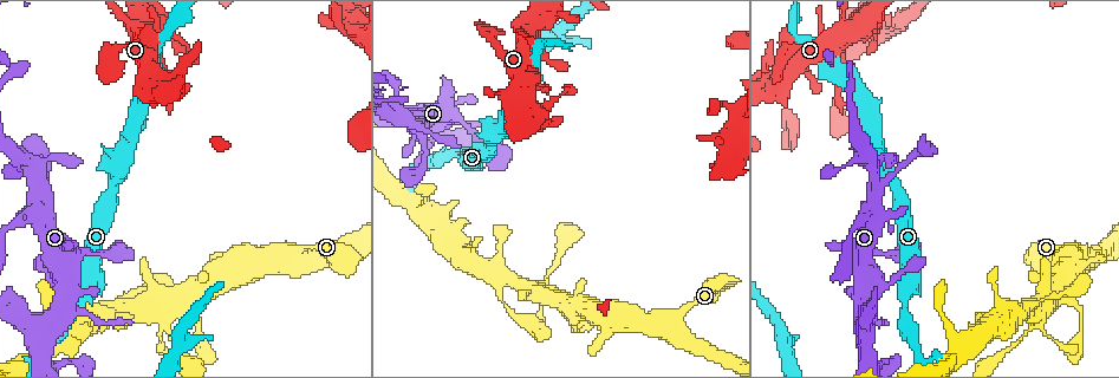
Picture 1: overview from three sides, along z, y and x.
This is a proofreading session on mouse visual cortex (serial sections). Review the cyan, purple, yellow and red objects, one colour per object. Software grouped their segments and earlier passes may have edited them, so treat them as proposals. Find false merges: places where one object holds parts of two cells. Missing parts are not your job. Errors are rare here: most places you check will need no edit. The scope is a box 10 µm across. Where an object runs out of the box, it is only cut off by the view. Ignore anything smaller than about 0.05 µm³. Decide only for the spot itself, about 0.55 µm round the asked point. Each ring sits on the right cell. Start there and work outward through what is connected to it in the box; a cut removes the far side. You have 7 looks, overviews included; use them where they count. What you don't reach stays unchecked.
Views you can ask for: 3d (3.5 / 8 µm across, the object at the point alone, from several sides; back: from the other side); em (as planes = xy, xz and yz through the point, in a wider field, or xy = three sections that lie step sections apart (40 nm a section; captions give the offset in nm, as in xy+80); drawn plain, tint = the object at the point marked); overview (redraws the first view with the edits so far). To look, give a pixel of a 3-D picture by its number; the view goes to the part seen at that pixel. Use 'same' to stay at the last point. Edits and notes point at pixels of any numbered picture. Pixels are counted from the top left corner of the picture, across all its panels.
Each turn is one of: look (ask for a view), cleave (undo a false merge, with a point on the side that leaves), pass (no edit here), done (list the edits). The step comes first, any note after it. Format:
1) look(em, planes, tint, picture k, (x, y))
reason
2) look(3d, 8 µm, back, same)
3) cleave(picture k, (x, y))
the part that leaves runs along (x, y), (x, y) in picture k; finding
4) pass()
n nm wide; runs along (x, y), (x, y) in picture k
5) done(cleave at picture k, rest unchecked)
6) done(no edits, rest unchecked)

look(3d, 3.5 µm, picture 1, (529, 110))
abrupt turn

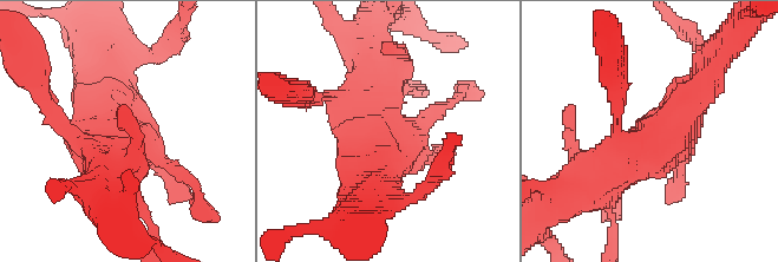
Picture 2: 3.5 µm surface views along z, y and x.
look(em, planes, tint, picture 2, (388, 132))

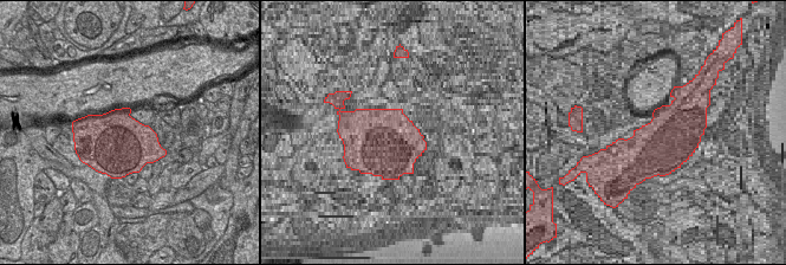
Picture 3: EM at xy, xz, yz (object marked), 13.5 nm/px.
pass()
850 nm wide; runs along (554, 192), (651, 150), (684, 106) in picture 2; continuous, no second cell

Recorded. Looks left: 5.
look(3d, 8 µm, picture 1, (36, 184))
thin arm on a thick one

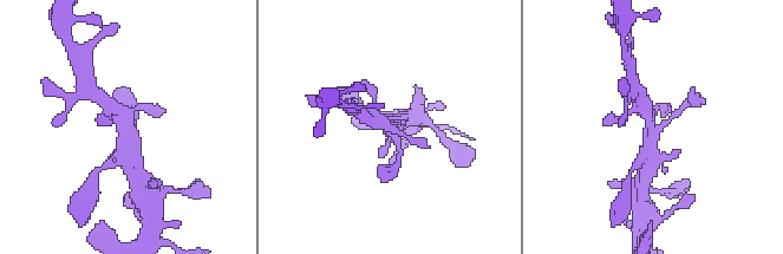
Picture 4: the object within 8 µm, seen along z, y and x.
look(3d, 3.5 µm, same)

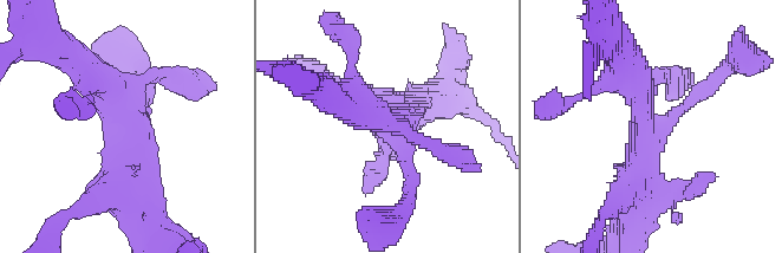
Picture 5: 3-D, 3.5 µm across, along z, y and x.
look(em, xy, step 3, tint, picture 5, (646, 130))
4 arms; arms of 200, 200, 450, 600 nm; now the EM

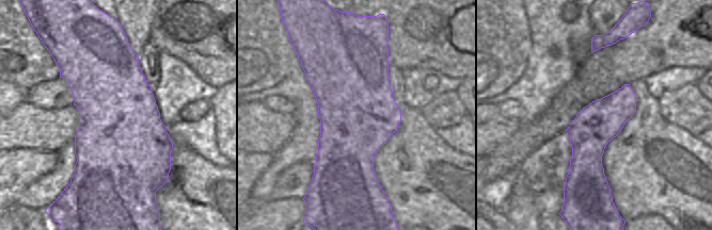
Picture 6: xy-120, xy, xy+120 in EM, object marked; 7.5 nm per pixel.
pass()
runs along (135, 208), (124, 110), (88, 70) in picture 5; continuous, no second cell

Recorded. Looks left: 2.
look(3d, 3.5 µm, picture 1, (51, 285))
sudden change in width

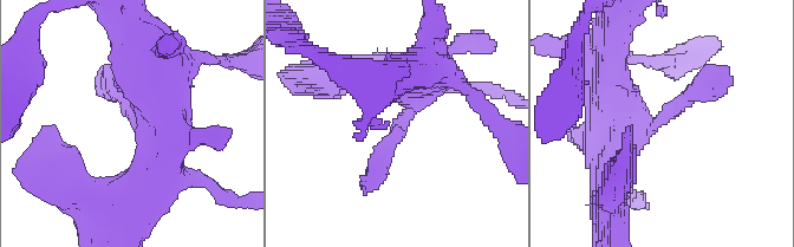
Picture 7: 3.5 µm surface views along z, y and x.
look(em, xy, step 3, tint, picture 7, (658, 119))
shape alone is not enough

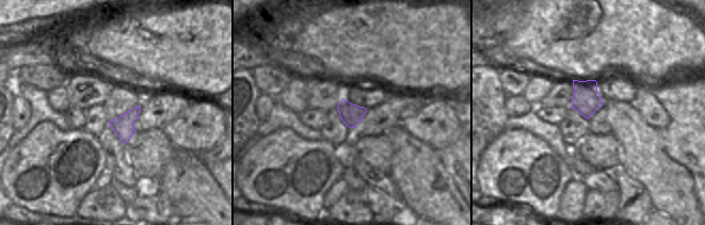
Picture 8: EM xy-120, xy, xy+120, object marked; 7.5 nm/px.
pass()
runs along (422, 71), (415, 110), (375, 176) in picture 7; one cell here

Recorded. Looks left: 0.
done(no edits, rest unchecked)

